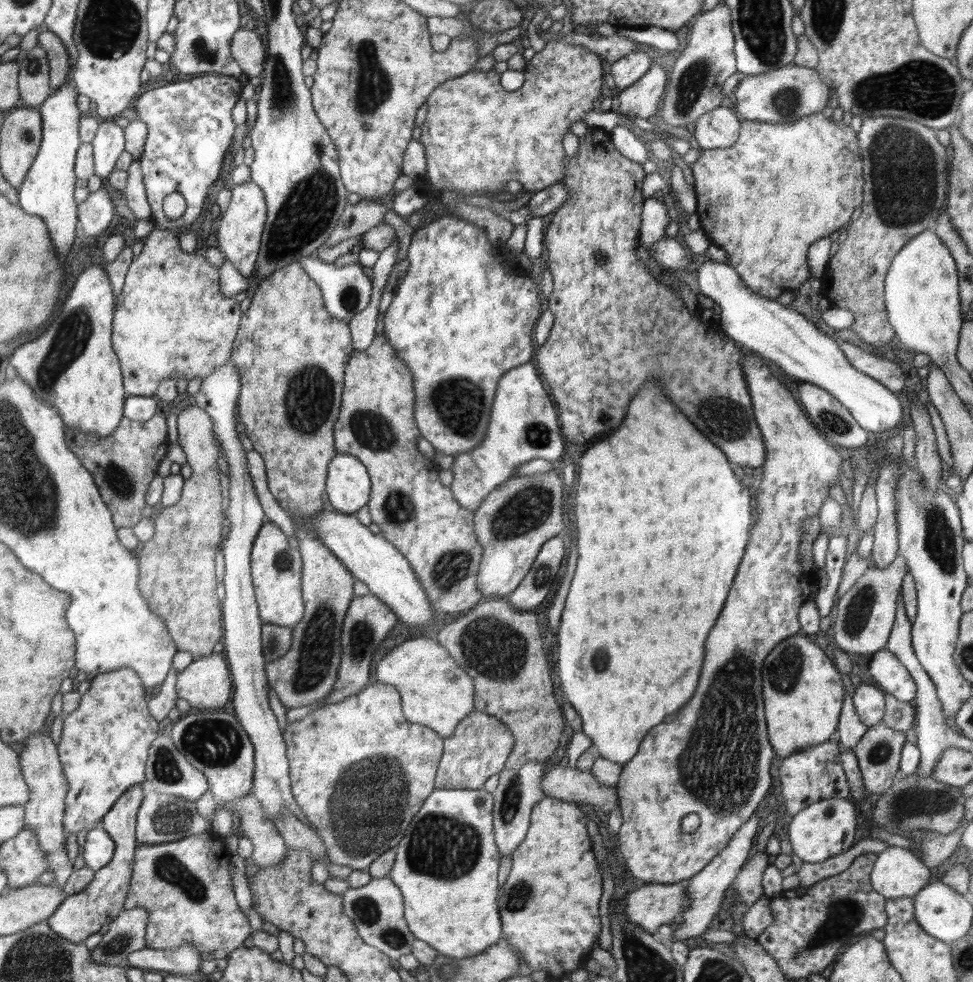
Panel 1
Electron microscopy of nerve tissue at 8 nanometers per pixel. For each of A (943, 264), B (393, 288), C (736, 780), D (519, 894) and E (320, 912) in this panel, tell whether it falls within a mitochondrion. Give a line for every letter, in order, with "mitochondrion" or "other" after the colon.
A: other
B: other
C: mitochondrion
D: mitochondrion
E: other

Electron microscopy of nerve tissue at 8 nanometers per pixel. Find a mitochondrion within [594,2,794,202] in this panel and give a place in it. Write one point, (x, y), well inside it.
(693, 81)

